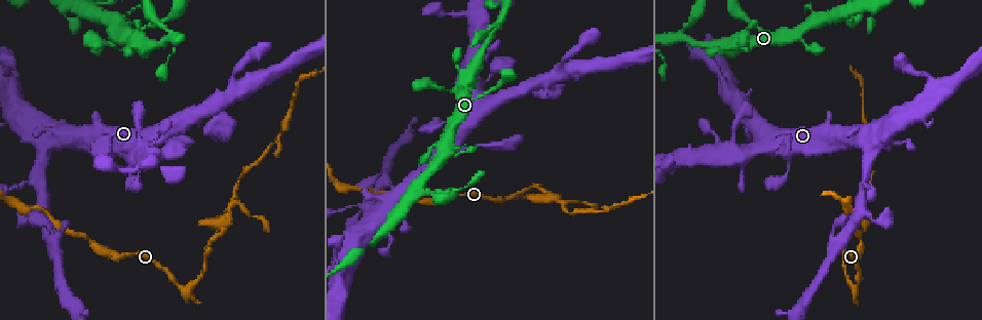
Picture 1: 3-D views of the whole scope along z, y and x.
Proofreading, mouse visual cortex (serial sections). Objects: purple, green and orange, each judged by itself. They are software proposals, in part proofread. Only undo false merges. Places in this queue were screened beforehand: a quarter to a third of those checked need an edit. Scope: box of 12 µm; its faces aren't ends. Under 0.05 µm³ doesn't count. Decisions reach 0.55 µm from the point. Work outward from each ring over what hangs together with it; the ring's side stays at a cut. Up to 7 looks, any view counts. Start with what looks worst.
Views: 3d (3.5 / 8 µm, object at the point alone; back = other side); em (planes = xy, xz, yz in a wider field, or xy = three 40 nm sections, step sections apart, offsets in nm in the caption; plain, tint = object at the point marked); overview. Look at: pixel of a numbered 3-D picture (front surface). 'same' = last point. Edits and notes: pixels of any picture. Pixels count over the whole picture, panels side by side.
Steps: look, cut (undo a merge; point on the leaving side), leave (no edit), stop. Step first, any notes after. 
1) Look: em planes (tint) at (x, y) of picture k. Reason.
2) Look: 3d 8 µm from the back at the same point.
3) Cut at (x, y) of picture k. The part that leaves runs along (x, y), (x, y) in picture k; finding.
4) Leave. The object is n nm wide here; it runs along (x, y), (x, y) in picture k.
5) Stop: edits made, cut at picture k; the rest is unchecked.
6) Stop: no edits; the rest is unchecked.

Look: 3d 3.5 µm at (182, 288) of picture 1. Abrupt turn.

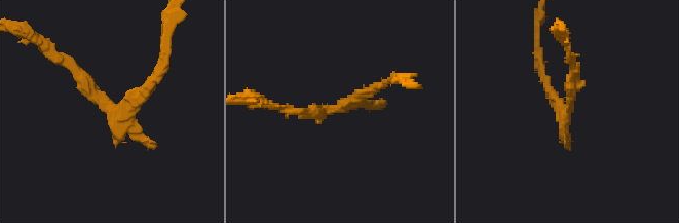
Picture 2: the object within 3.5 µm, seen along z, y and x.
Look: em xy step 2 (tint) at (338, 108) of picture 2. Shape alone is not enough.

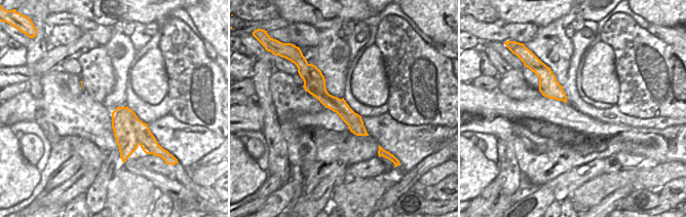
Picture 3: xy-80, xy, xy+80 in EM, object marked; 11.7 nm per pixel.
Cut at (144, 88) of picture 2. The object is 190 nm wide here; the part that leaves runs along (114, 110), (149, 87), (167, 40) in picture 2; two cells meet here.

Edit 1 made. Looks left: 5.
Look: overview.

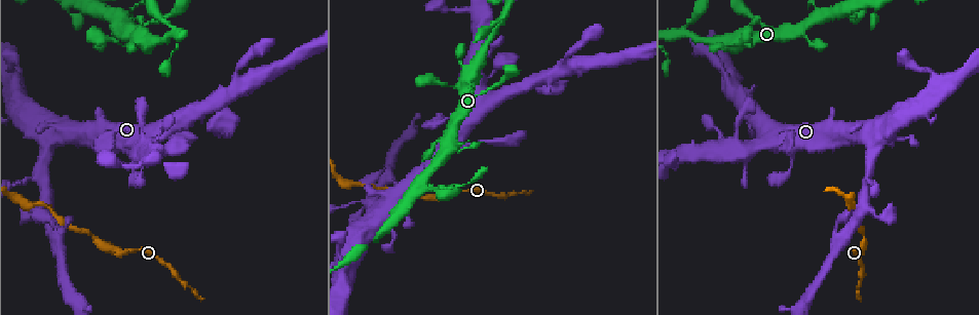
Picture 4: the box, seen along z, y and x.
Look: 3d 3.5 µm at (171, 31) of picture 4. A narrow waist.

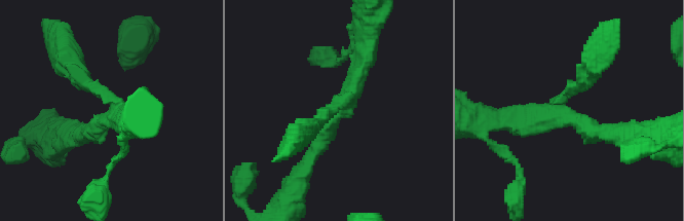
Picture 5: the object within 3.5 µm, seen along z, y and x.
Look: em xy step 5 (tint) at (565, 114) of picture 5. 3 arms meet here; the arms are 250, 250, 300 nm wide.

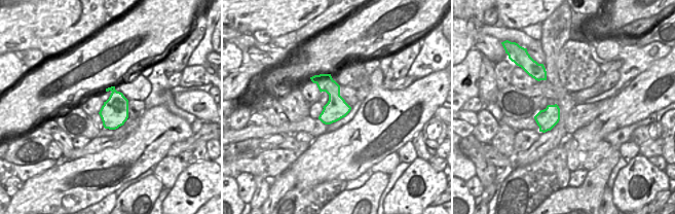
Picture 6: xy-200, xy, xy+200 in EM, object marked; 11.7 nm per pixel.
Leave. It runs along (614, 134), (561, 109), (590, 68) in picture 5; all the same cell.

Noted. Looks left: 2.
Look: 3d 3.5 µm from the back at (45, 169) of picture 4. Narrows sharply.

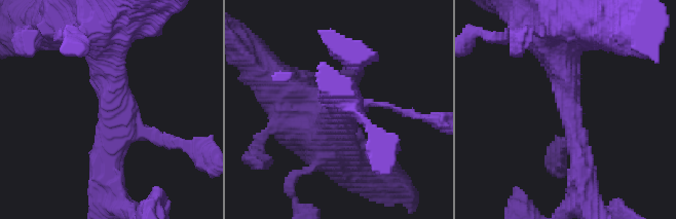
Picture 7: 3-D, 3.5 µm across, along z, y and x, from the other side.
Look: em xy step 5 (tint) at (107, 107) of picture 7. 3 arms meet here; the arms are 150, 300, 450 nm wide.

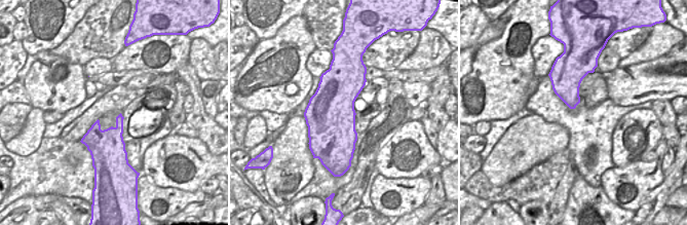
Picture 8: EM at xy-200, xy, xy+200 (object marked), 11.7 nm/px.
Leave. It runs along (550, 43), (565, 78), (584, 179) in picture 7; one cell here.

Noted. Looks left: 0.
Stop: edits made, cut at picture 2; the rest is unchecked.

